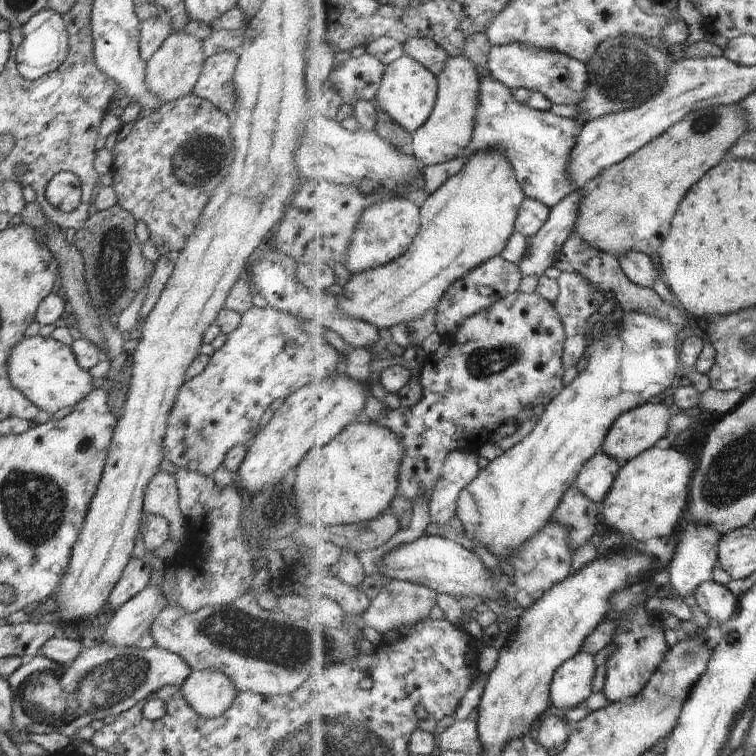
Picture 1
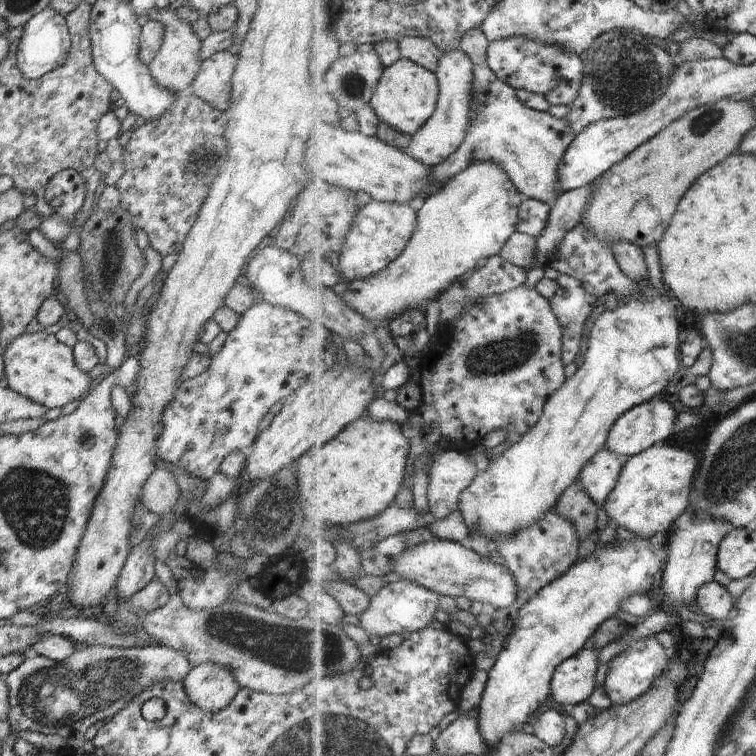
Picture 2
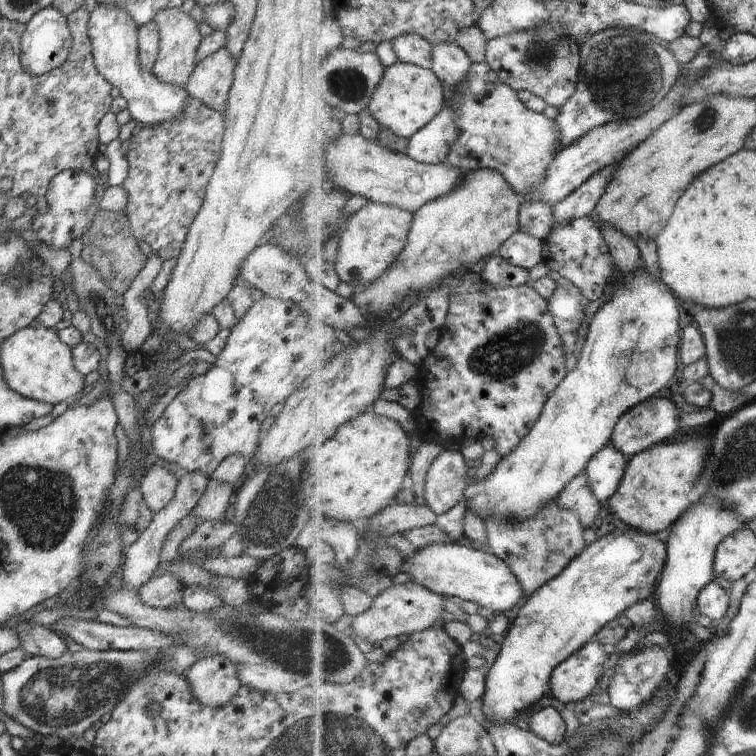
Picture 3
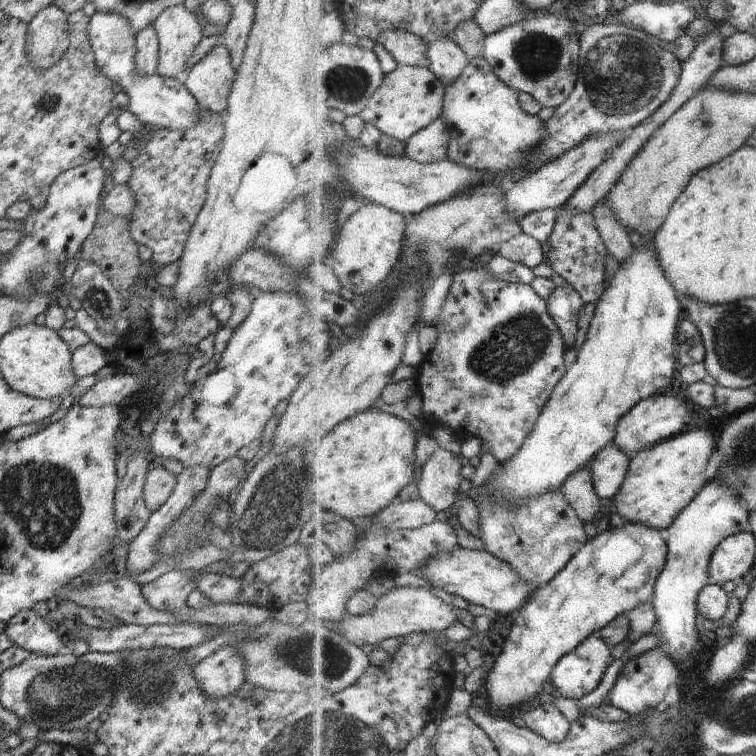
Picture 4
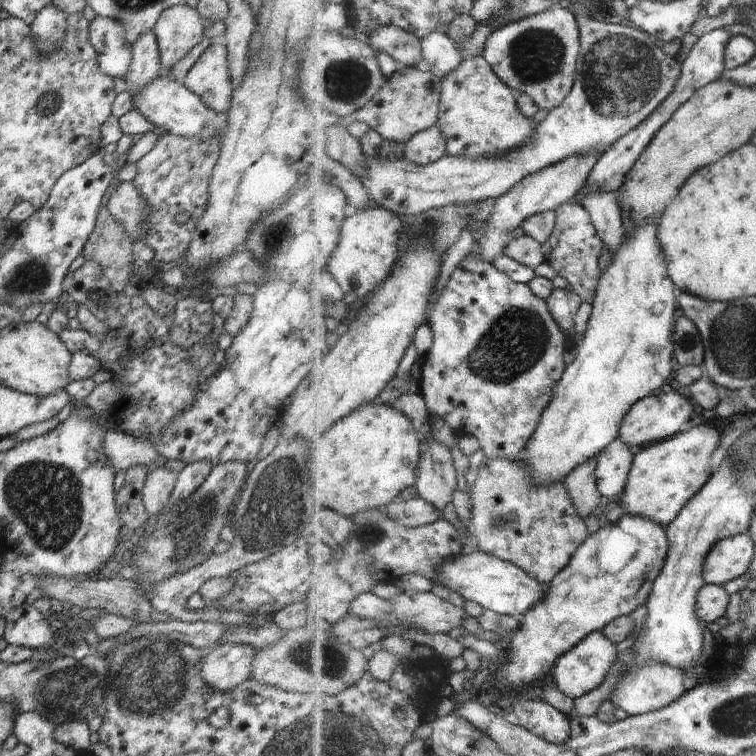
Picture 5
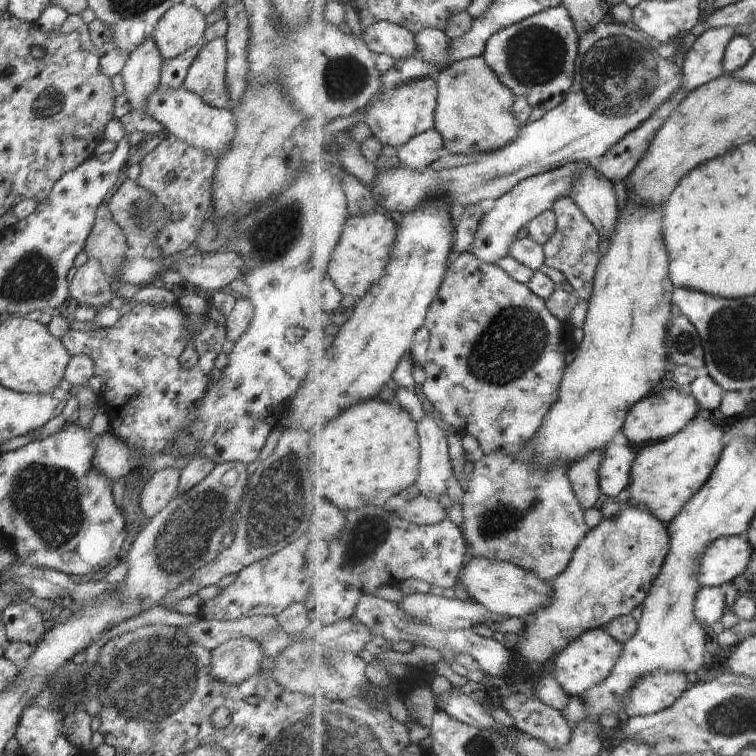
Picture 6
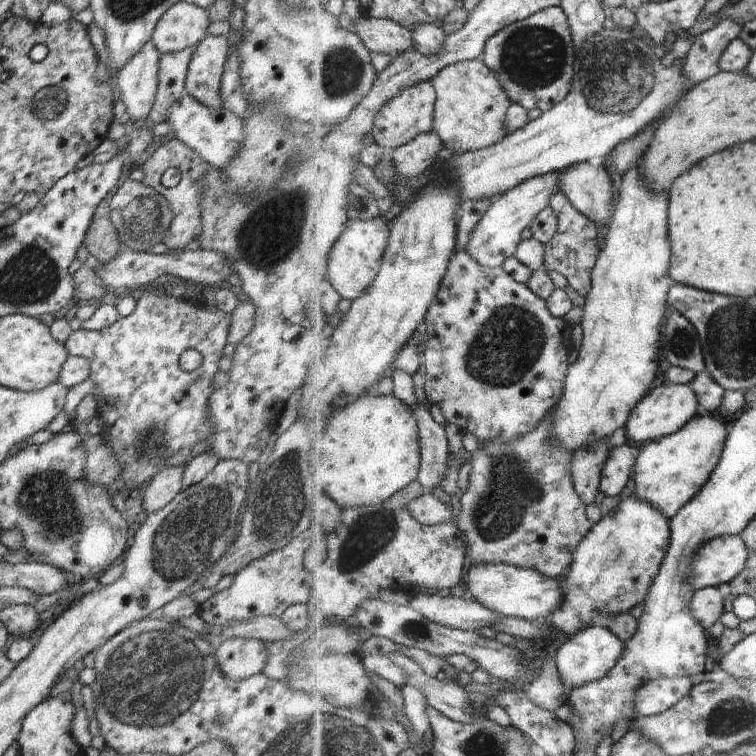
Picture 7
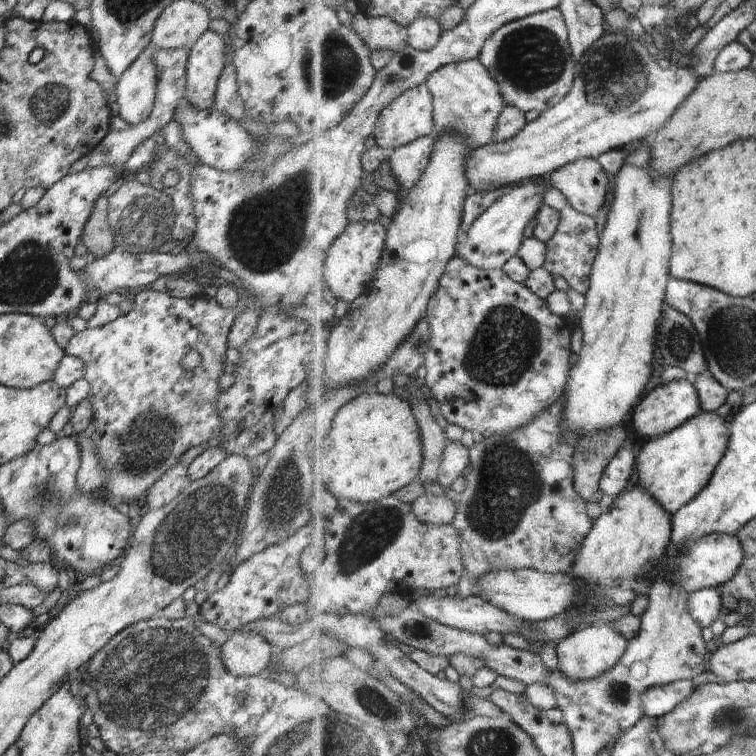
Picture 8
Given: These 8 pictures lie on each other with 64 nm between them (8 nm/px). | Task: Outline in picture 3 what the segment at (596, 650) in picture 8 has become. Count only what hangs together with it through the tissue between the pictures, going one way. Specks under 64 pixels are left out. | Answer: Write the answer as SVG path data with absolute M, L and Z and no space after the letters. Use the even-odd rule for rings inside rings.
M594 638L554 671L551 694L574 706L592 697L601 686L600 676L609 656L608 648Z

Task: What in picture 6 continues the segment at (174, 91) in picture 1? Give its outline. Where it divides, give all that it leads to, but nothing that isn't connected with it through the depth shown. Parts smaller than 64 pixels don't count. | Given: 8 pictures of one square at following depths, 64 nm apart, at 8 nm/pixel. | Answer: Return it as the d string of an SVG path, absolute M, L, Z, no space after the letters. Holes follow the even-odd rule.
M179 3L166 10L152 36L162 61L201 45L207 26L206 16L191 3Z

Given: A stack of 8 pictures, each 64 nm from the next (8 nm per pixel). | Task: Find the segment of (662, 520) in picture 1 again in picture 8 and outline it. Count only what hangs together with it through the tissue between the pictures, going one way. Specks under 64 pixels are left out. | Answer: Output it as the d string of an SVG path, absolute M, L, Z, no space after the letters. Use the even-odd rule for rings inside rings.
M700 412L670 434L650 439L637 462L636 483L649 490L672 514L692 502L713 480L732 439L730 424L716 412Z

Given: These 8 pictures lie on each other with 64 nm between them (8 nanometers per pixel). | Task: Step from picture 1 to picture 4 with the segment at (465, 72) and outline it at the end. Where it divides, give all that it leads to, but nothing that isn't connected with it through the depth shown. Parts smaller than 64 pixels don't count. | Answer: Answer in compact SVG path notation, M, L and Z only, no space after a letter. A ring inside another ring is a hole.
M441 38L429 43L430 68L447 84L452 85L470 64L467 52L453 39ZM442 116L432 125L418 131L408 140L407 155L426 164L441 163L449 158L451 130L447 118Z

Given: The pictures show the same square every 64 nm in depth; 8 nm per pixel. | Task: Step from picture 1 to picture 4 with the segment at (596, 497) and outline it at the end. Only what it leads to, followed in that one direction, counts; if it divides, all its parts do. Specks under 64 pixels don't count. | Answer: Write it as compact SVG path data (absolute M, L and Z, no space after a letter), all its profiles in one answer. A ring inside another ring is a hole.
M617 442L610 443L591 464L595 485L601 498L616 498L629 477L632 456Z

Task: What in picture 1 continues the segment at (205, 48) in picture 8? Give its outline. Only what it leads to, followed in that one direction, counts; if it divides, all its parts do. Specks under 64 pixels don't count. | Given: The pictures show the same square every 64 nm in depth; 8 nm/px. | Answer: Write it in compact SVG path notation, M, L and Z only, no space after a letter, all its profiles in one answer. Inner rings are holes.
M222 51L209 56L193 88L194 95L211 102L227 116L231 116L236 108L233 76L238 59L238 52L235 51Z

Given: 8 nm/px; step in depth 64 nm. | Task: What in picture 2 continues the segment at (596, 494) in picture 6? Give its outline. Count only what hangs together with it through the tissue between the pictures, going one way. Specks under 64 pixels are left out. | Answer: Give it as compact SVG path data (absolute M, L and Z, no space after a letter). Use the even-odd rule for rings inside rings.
M578 480L561 496L556 511L576 523L580 538L585 541L598 528L599 509L600 505L585 490L585 484Z

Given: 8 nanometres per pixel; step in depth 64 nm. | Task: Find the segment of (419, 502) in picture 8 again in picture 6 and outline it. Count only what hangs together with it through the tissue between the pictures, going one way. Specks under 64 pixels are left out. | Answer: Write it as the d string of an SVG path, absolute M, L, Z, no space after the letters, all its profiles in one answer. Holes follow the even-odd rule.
M423 494L408 501L403 508L397 509L397 512L420 526L436 525L450 519L450 511L444 509L439 500Z

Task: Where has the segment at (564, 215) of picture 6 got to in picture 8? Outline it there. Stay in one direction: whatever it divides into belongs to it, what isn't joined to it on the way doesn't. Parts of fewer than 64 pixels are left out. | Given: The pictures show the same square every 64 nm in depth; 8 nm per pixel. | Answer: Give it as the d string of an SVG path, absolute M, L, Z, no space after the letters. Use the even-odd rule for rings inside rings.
M550 186L546 190L545 204L553 206L562 214L558 232L552 237L552 240L547 242L548 254L545 267L556 277L563 276L570 287L587 295L591 289L590 277L601 245L601 234L598 232L596 220L590 215L581 213L556 187Z

